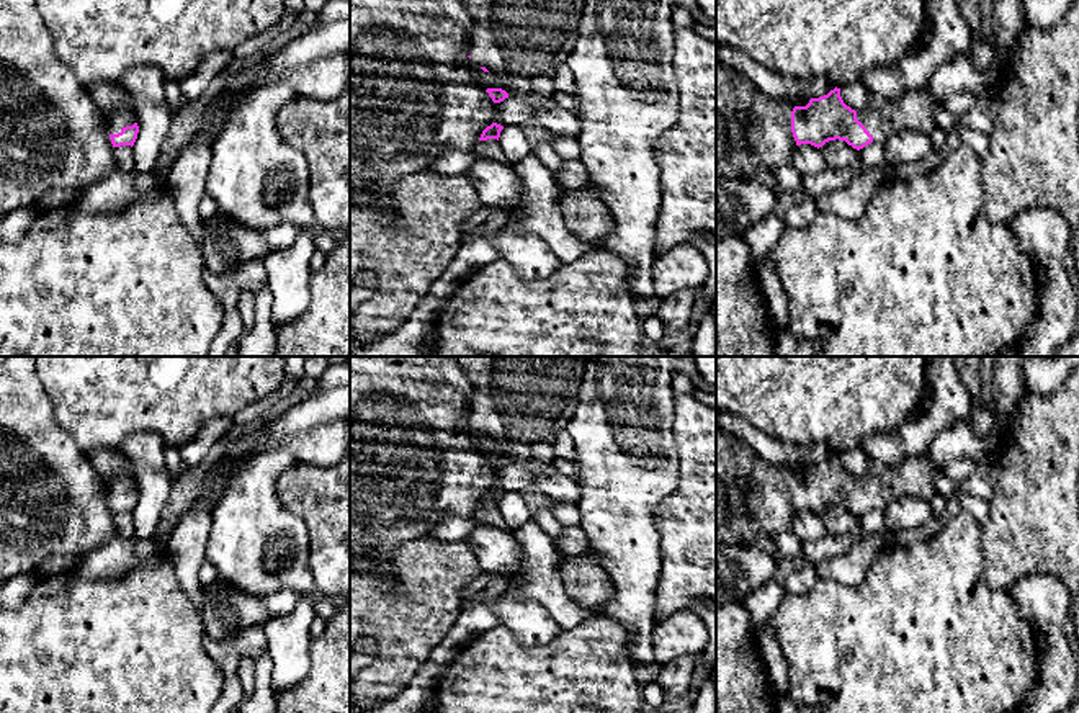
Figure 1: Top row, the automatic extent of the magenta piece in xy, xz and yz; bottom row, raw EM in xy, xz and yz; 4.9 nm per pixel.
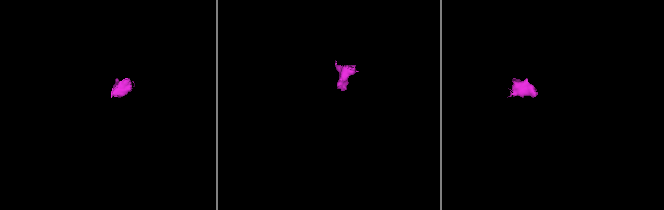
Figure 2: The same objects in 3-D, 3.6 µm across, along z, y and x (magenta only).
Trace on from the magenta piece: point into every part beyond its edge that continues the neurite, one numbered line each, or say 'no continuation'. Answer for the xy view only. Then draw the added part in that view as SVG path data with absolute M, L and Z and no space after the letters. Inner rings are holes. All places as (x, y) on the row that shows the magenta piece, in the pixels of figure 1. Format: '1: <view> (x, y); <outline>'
1: xy (118, 120); M113 111L106 121L108 136L121 132L123 128L132 126L136 123L134 116L128 111Z

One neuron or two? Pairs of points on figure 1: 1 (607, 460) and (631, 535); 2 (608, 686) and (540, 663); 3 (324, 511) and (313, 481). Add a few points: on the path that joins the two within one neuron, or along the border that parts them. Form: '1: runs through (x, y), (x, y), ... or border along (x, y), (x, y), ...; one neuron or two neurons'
1: runs through (620, 478), (620, 517); one neuron
2: runs through (592, 686), (569, 686), (556, 672); one neuron
3: runs through (324, 504), (313, 488); one neuron

